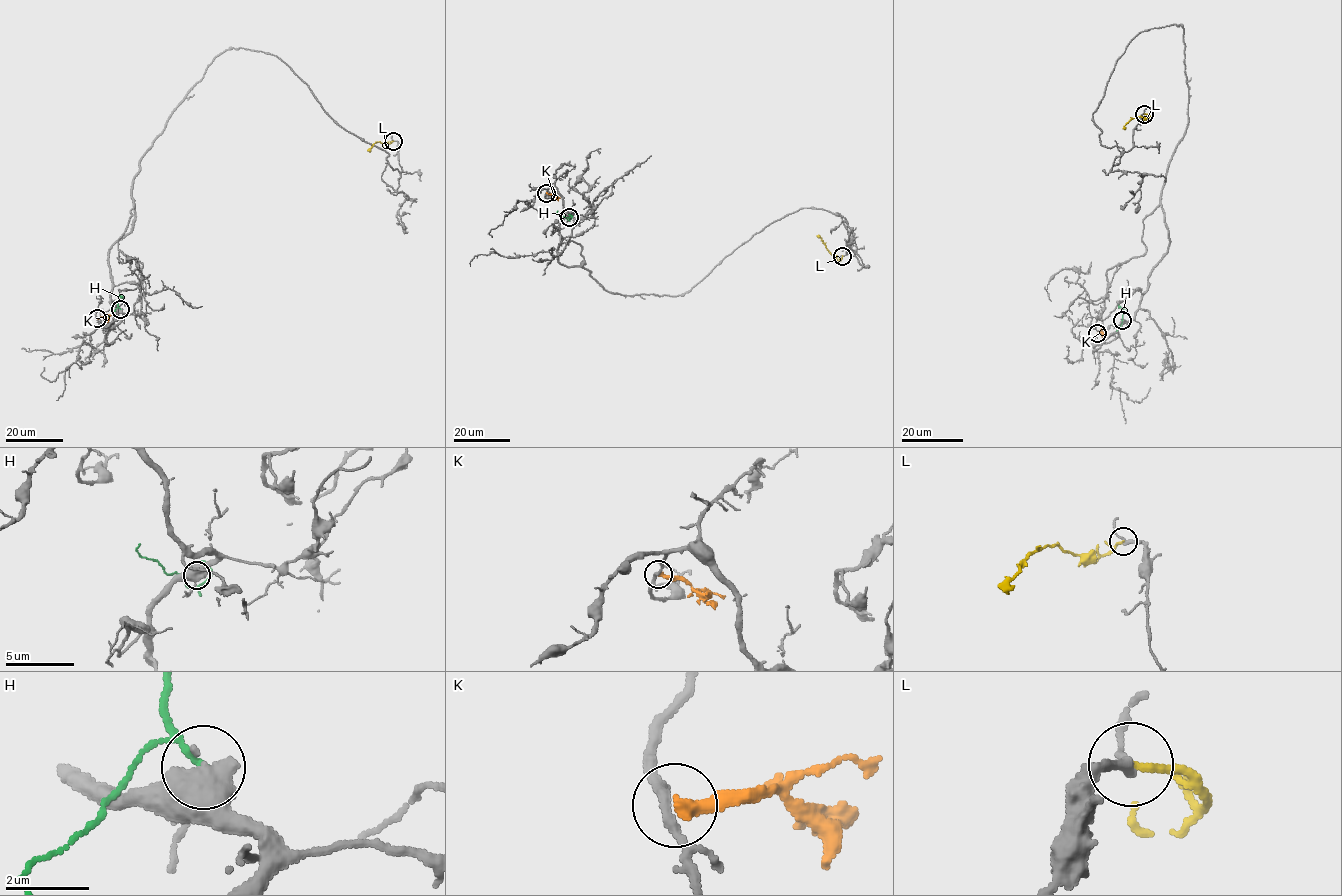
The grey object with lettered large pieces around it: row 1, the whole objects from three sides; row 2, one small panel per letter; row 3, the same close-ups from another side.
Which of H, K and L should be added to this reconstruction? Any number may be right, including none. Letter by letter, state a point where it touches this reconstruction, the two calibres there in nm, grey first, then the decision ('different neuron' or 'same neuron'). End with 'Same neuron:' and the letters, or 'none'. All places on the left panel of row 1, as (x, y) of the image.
H: (120, 309) | 550/110 nm | different neuron
K: (97, 318) | 220/320 nm | different neuron
L: (393, 141) | 200/170 nm | different neuron
Same neuron: none

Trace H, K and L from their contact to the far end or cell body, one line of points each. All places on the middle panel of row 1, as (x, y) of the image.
H: (569, 217), (563, 217), (557, 210)
K: (546, 193), (560, 197)
L: (842, 256), (838, 261), (816, 235)

